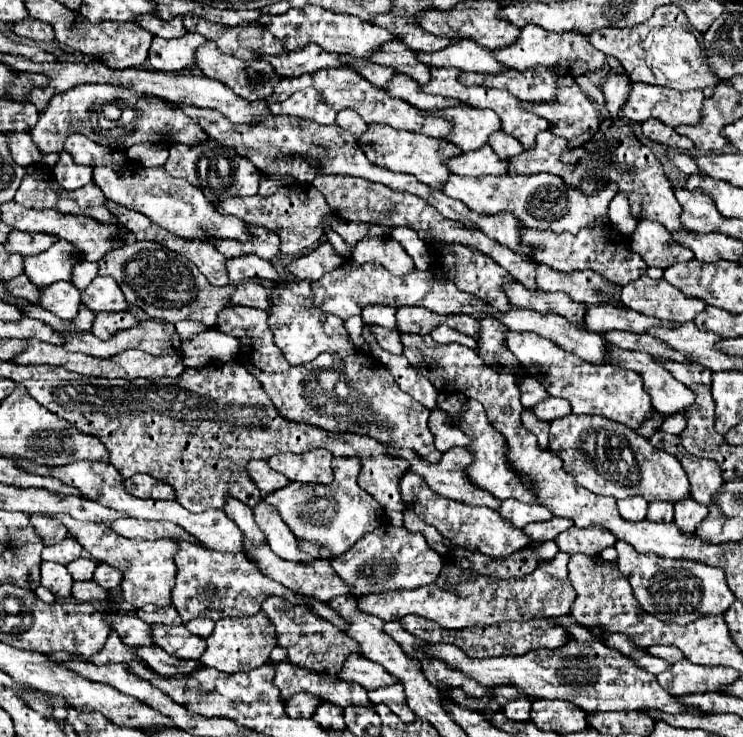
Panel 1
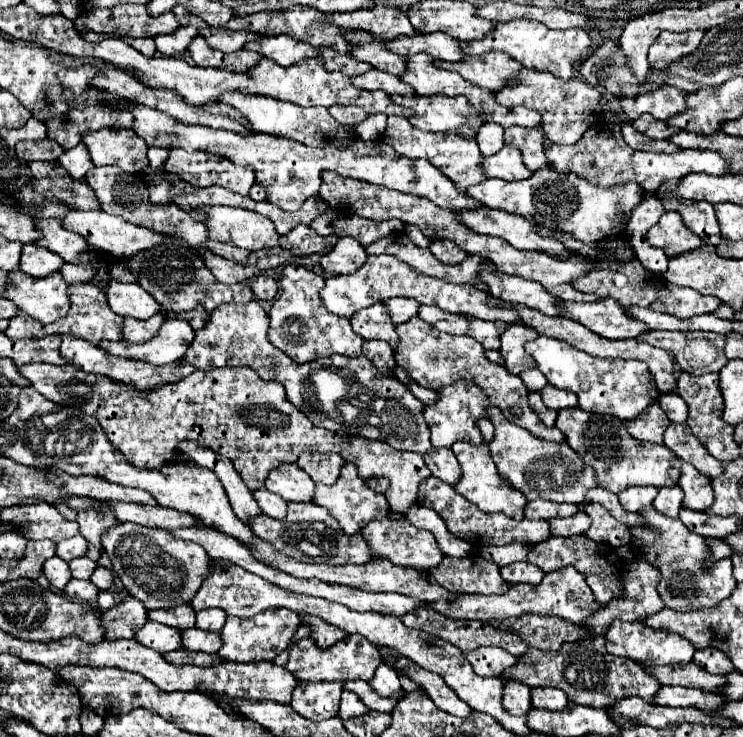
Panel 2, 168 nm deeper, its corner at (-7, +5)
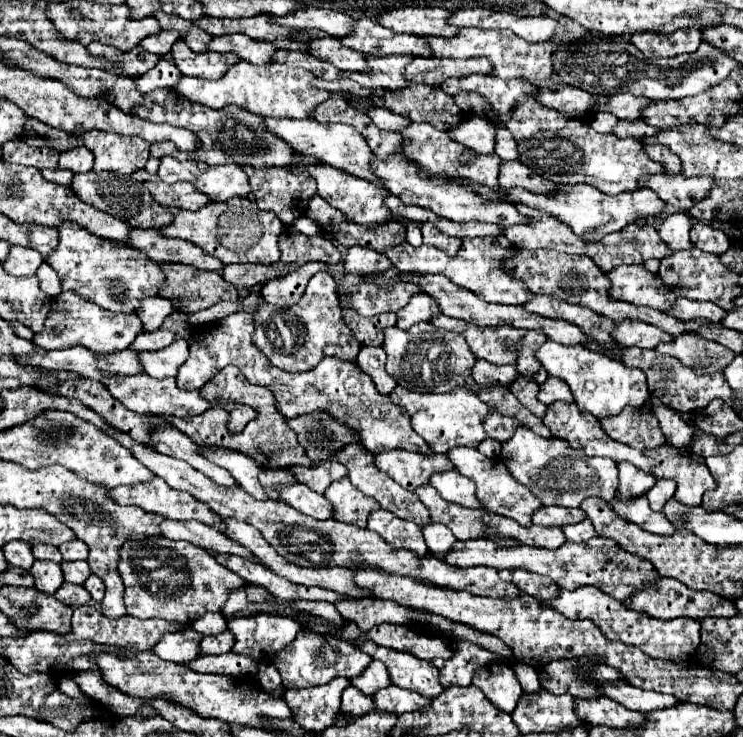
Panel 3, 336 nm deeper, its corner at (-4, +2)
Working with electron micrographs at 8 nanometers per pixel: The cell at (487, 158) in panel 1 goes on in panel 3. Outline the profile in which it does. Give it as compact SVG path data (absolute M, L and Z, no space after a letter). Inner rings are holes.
M503 161L499 167L499 187L523 187L531 193L553 193L555 185L549 179L533 173L521 161Z

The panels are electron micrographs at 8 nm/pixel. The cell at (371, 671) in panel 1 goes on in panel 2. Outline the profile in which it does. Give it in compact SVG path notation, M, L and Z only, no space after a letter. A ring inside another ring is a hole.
M348 636L348 640L340 640L340 644L332 644L332 648L316 648L312 638L302 638L290 646L290 656L284 668L302 682L332 682L332 680L372 680L376 668L382 664L380 652L372 646L364 636Z

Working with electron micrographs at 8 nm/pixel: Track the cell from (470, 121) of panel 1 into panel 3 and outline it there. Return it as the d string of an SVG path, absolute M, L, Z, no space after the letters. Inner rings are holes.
M413 83L413 87L405 87L405 91L387 91L383 97L371 95L371 99L379 107L415 123L431 123L439 131L451 131L465 119L451 95L443 93L437 85Z

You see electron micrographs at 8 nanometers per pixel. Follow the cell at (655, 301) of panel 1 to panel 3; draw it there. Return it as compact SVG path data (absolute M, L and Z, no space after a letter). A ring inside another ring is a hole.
M679 297L673 307L669 307L665 313L677 317L677 319L705 319L711 323L719 323L725 317L725 311L709 301L689 301L685 297Z

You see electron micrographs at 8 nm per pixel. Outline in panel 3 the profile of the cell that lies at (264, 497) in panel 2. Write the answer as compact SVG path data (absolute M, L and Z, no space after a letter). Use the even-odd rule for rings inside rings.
M201 447L201 451L205 451L205 455L209 453L209 461L217 463L219 467L225 467L251 497L255 497L259 501L267 499L267 493L259 483L261 469L257 467L257 463L253 463L253 459L245 459L245 455L239 455L235 451L223 451L219 447L215 447L215 449Z

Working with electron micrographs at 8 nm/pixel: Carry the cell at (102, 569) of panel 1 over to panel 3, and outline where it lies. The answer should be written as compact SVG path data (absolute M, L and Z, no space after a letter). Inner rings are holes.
M89 575L89 577L87 577L87 581L83 583L83 587L91 593L93 601L101 601L101 599L103 599L105 587L103 587L103 581L101 581L97 575Z

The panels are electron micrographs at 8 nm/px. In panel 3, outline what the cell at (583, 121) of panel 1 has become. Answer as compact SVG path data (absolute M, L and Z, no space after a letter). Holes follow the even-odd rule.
M469 75L465 79L447 79L445 83L441 83L441 89L449 95L455 95L457 91L475 91L475 93L483 95L491 103L491 107L501 115L501 119L505 119L505 127L513 133L517 143L535 137L539 131L557 133L569 125L569 117L565 113L561 113L557 109L549 109L535 99L537 85L533 85L531 81L527 81L523 77L501 79L495 75Z

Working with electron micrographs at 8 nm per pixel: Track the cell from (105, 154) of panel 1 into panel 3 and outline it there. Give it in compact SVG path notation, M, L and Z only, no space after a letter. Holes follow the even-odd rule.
M85 131L81 135L83 145L95 155L93 171L121 171L131 175L137 169L143 169L149 159L149 143L141 137L127 137L107 131Z

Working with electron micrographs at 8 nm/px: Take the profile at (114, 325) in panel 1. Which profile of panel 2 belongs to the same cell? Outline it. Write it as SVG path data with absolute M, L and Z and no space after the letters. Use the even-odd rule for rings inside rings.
M156 314L150 320L132 320L132 318L126 318L124 320L124 328L122 328L124 330L124 340L134 342L134 344L148 342L148 340L152 340L152 336L156 336L156 332L160 330L162 322L164 322L162 314Z

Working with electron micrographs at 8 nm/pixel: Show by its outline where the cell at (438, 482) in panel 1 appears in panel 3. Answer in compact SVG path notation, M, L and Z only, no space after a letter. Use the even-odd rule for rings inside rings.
M455 447L455 449L451 449L447 453L447 457L449 457L449 461L455 465L455 469L459 473L463 473L465 477L475 481L477 499L481 501L481 505L487 511L497 511L499 515L511 517L523 527L531 525L531 515L533 515L533 511L537 507L541 507L541 501L533 499L533 495L527 491L527 487L521 487L521 483L517 483L513 479L513 475L509 475L507 467L499 459L489 459L483 453L479 453L477 449L469 449L469 447Z

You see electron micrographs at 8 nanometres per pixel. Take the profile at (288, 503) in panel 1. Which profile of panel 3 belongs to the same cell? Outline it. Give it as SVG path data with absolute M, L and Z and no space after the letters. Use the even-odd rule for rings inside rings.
M347 477L333 481L327 487L325 499L329 499L329 503L333 505L333 517L337 521L351 523L357 527L365 527L369 513L379 509L379 503L353 487Z

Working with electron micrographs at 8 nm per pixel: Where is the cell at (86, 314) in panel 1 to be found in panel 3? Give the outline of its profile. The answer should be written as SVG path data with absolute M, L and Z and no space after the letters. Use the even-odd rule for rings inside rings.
M63 291L53 299L53 307L47 315L45 329L41 333L35 333L33 343L41 349L65 349L73 345L83 345L95 353L113 353L127 349L129 343L141 331L143 327L135 313L113 313L95 305L89 299L83 299L75 291Z

